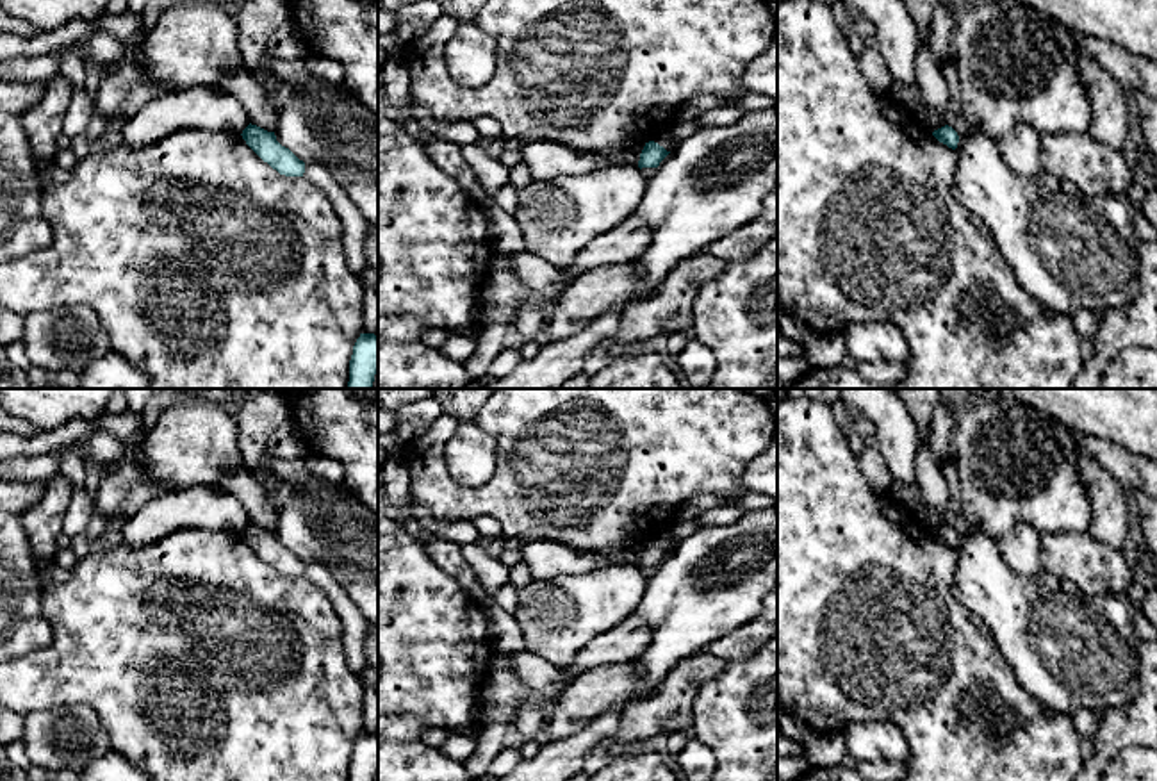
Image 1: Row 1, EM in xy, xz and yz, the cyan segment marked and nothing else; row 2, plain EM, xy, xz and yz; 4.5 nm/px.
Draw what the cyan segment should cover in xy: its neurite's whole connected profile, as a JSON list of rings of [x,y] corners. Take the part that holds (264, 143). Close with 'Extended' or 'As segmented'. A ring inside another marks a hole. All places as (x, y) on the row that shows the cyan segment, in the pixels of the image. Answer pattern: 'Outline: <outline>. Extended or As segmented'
Outline: [[[250,123],[241,136],[246,144],[280,175],[303,177],[305,162],[300,160],[289,148],[282,146],[276,141],[275,132],[267,132]]]. As segmented

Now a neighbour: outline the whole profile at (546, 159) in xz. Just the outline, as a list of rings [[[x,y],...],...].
[[[529,141],[521,150],[521,160],[528,164],[531,180],[551,180],[562,175],[592,173],[604,166],[638,166],[645,143],[628,141],[595,155],[565,146],[558,141]]]

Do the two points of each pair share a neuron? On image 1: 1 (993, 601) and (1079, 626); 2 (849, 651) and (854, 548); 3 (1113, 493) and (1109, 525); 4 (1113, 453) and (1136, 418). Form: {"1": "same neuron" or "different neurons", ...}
{"1": "same neuron", "2": "same neuron", "3": "same neuron", "4": "different neurons"}

